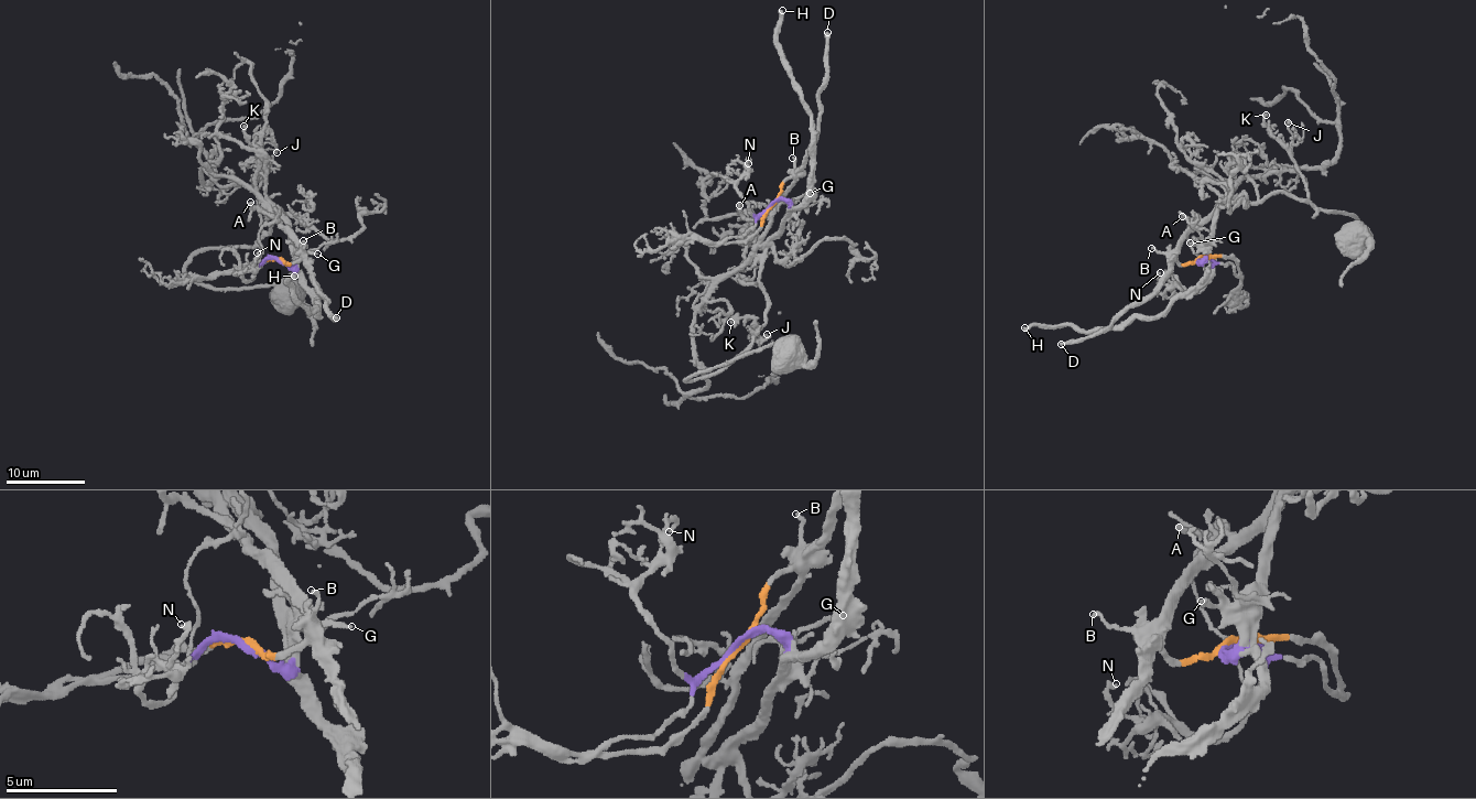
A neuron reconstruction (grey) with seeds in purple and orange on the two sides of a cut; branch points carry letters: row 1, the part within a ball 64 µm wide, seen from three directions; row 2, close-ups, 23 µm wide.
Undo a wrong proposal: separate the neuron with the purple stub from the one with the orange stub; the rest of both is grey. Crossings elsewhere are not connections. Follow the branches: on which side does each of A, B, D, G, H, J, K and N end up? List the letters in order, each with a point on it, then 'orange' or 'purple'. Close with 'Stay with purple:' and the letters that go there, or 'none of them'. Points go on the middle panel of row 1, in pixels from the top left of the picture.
A: at (739, 205); orange
B: at (792, 158); orange
D: at (827, 32); orange
G: at (810, 193); purple
H: at (782, 10); purple
J: at (767, 334); purple
K: at (730, 322); purple
N: at (748, 163); purple
Stay with purple: G, H, J, K, N

